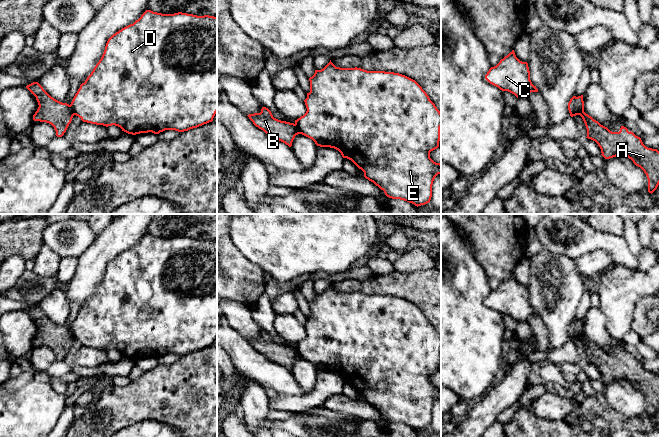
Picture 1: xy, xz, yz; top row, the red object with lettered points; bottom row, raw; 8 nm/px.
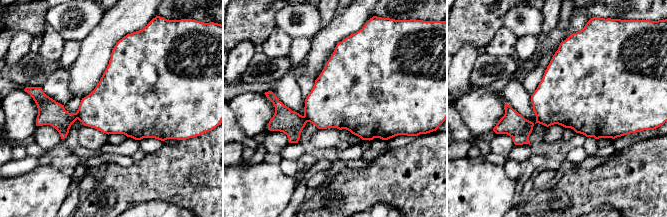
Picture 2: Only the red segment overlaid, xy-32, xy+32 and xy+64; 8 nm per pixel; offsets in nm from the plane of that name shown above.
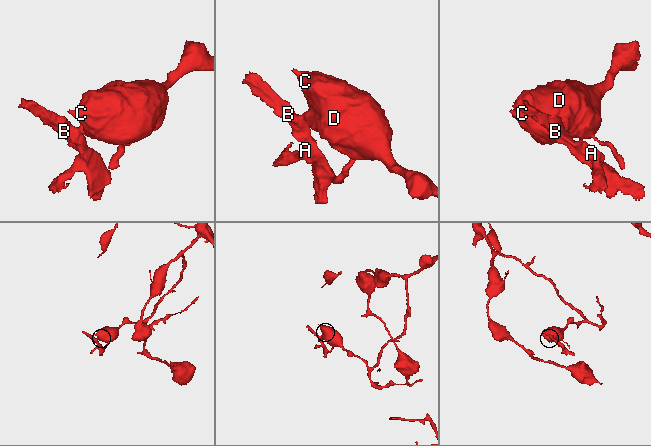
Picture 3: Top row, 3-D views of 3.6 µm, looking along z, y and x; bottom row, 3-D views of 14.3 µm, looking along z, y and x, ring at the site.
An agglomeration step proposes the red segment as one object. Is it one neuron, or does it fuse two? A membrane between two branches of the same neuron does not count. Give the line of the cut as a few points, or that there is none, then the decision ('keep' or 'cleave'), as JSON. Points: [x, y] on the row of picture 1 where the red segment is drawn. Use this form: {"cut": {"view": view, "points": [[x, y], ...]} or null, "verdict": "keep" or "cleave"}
{"cut": {"view": "xz", "points": [[295, 123], [300, 133]]}, "verdict": "cleave"}

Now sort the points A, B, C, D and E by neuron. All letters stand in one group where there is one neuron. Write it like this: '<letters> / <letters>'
A B / C D E

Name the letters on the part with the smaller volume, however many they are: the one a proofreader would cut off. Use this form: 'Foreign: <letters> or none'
Foreign: A, B

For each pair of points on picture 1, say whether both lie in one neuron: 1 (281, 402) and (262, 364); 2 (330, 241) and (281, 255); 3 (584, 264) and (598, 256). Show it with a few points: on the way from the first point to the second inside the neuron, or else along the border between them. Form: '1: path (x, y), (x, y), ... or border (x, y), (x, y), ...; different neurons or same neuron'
1: border (278, 393), (284, 396), (301, 396); different neurons
2: path (318, 241), (295, 241), (293, 243); same neuron
3: path (587, 264), (590, 264), (595, 259); same neuron

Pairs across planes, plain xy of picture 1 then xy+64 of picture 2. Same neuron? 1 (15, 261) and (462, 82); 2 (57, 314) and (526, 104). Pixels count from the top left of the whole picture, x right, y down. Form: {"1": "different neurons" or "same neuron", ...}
{"1": "same neuron", "2": "same neuron"}

